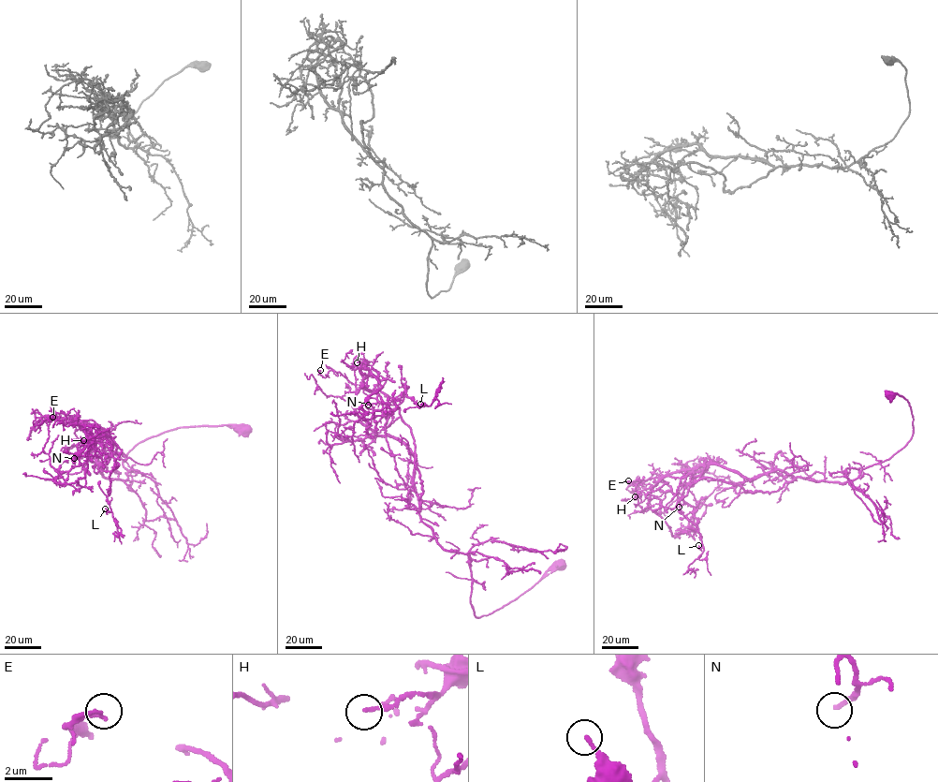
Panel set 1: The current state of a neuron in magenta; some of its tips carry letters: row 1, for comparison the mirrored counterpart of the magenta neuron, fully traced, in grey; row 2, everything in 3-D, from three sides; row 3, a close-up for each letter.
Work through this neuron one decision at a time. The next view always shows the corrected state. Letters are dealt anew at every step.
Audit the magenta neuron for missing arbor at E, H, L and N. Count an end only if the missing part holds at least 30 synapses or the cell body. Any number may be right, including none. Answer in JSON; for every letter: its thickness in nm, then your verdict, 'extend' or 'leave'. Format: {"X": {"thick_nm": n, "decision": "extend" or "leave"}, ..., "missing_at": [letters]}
{"E": {"thick_nm": 150, "decision": "leave"}, "H": {"thick_nm": 190, "decision": "leave"}, "L": {"thick_nm": 170, "decision": "leave"}, "N": {"thick_nm": 150, "decision": "extend"}, "missing_at": ["N"]}

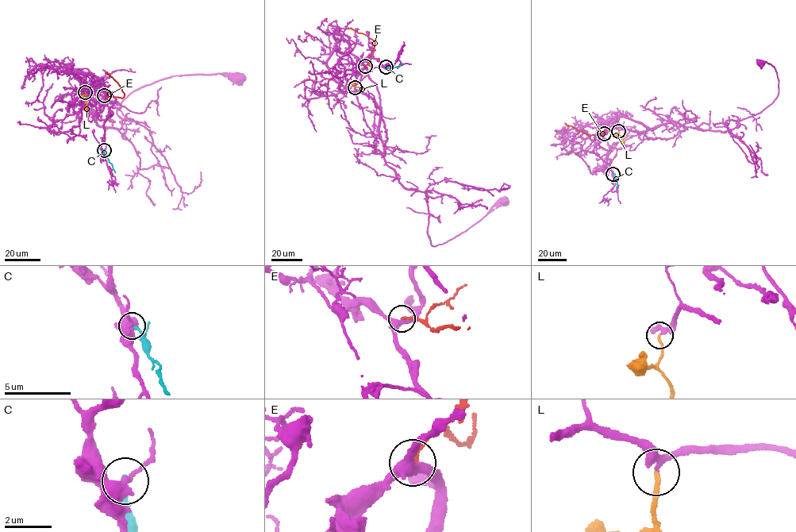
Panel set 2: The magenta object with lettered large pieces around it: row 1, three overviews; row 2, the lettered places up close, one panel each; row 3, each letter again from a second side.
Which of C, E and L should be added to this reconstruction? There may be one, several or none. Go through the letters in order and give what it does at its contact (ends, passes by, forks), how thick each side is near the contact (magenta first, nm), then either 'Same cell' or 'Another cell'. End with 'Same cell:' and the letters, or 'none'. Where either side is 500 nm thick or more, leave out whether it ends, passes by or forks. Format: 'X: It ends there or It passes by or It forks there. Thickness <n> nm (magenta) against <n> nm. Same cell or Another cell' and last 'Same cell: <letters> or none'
C: It ends there. Thickness 360 nm (magenta) against 180 nm. Another cell
E: It ends there. Thickness 380 nm (magenta) against 180 nm. Another cell
L: It ends there. Thickness 240 nm (magenta) against 170 nm. Same cell
Same cell: L

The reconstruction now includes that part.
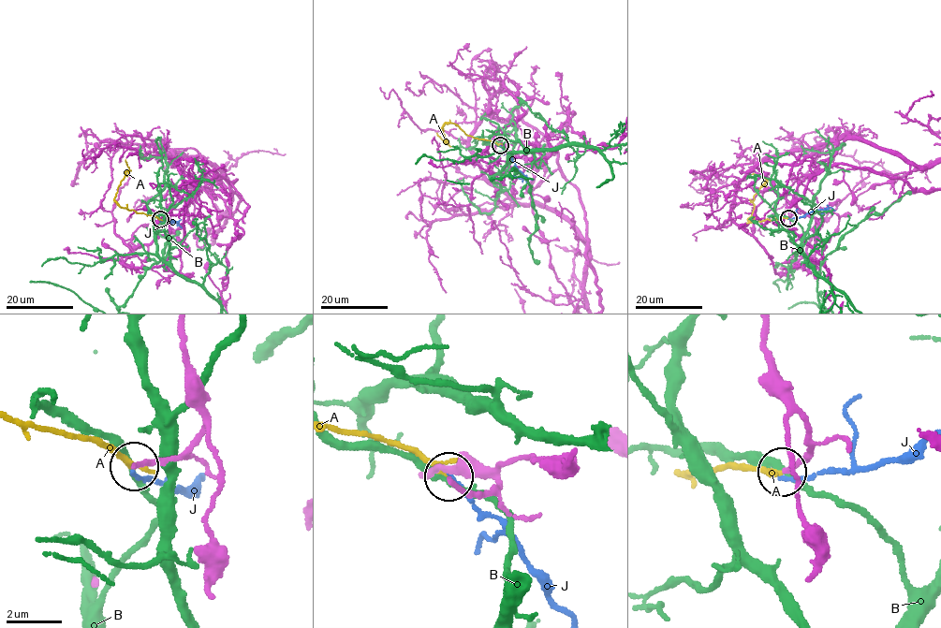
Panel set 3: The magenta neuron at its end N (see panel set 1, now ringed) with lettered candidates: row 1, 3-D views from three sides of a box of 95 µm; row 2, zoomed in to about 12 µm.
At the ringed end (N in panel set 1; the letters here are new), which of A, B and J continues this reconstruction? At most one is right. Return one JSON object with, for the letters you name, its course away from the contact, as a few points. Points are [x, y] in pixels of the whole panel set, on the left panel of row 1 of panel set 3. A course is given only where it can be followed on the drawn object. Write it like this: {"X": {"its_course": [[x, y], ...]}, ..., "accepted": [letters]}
{"A": {"its_course": [[159, 220], [121, 208], [114, 199], [129, 168], [125, 160]]}, "accepted": ["A"]}

